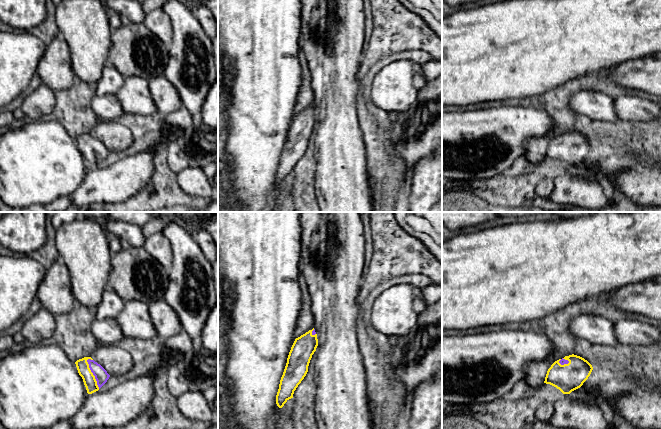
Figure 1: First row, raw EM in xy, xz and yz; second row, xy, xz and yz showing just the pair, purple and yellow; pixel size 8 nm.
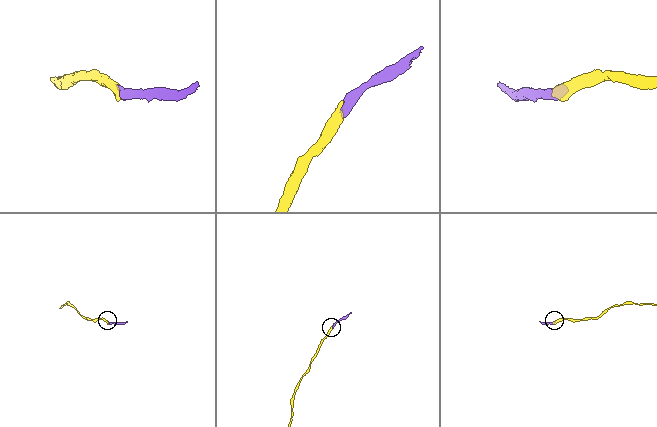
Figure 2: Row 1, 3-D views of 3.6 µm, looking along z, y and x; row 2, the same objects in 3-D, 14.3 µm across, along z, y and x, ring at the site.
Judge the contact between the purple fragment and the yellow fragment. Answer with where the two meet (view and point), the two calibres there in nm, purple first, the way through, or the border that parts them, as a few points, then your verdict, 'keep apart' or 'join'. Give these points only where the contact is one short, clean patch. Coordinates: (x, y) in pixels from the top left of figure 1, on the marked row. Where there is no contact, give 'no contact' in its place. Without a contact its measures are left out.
meets purple in xy at (92, 372); 110 nm thick on the purple side, 100 nm on the other; runs through xy (101, 375), (92, 372), (82, 365); join

